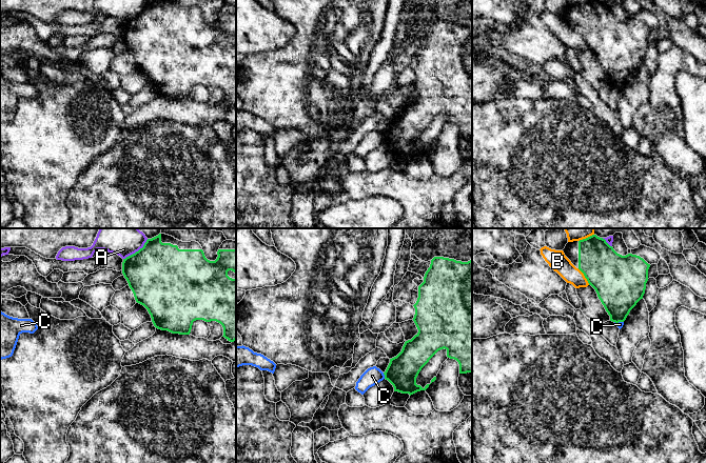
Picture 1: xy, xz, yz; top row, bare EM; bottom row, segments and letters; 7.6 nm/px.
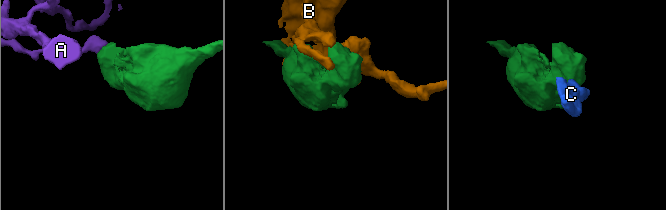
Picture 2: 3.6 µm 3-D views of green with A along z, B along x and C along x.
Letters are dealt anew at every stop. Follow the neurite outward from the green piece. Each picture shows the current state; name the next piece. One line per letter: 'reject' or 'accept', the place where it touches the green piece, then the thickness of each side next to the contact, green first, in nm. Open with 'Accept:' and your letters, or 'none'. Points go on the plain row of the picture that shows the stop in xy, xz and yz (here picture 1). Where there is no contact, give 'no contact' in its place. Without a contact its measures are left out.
Accept: none
A: reject | xy (136, 16) | 480/160 nm
B: reject | yz (585, 41) | 380/150 nm
C: reject | xz (385, 140) | 240/140 nm

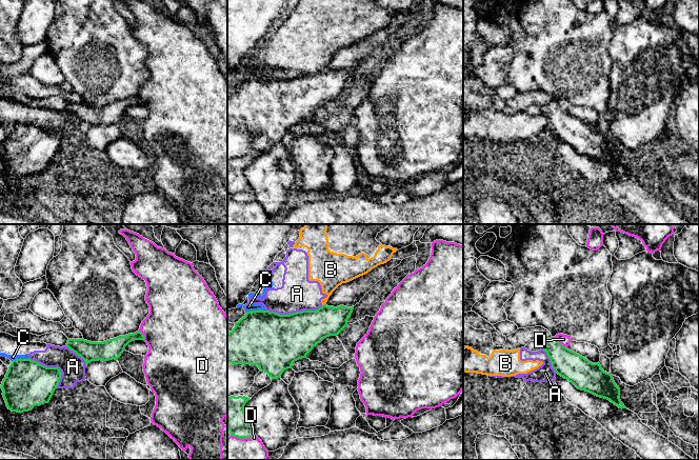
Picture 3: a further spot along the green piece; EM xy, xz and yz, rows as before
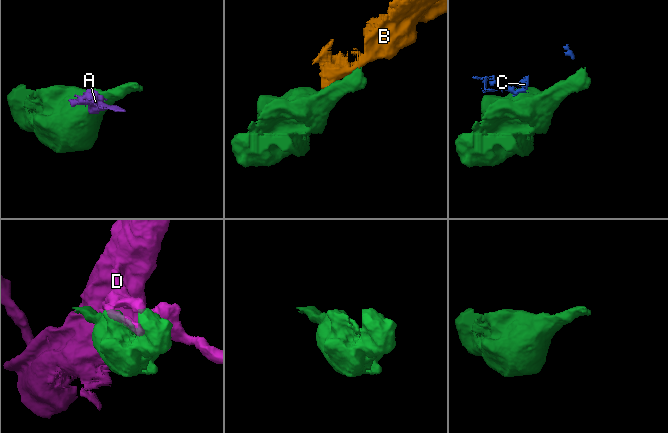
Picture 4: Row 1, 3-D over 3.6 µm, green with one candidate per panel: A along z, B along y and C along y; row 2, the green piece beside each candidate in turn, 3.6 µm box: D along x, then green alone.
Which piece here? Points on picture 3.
Accept: none
A: reject | xz (294, 77) | 400/260 nm
B: reject | xz (324, 68) | 300/240 nm
C: reject | xz (256, 75) | 440/60 nm
D: reject | yz (559, 106) | 220/80 nm

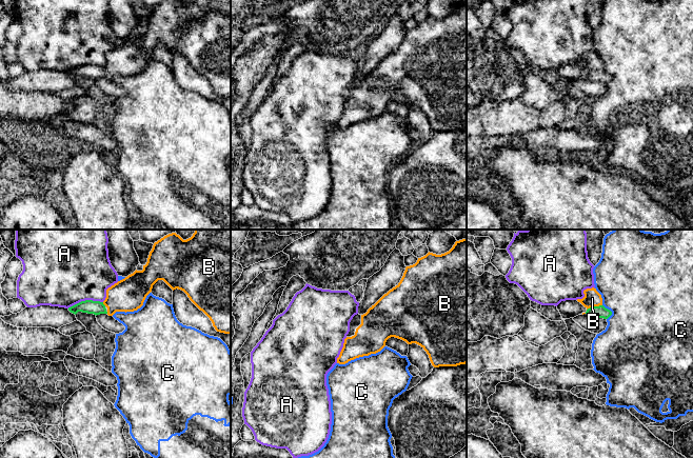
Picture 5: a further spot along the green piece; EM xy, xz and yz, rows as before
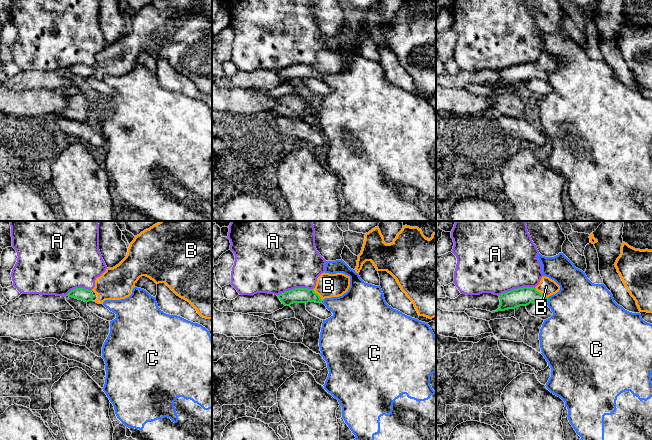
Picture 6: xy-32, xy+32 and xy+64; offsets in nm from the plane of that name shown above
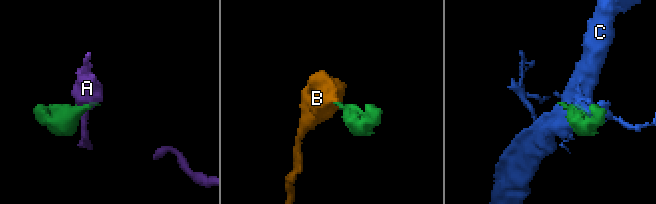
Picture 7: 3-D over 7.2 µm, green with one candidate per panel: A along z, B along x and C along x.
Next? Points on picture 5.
Accept: B
A: reject | xy (85, 64) | 110/500 nm
B: accept | yz (594, 71) | 100/130 nm
C: reject | yz (611, 76) | 100/500 nm

